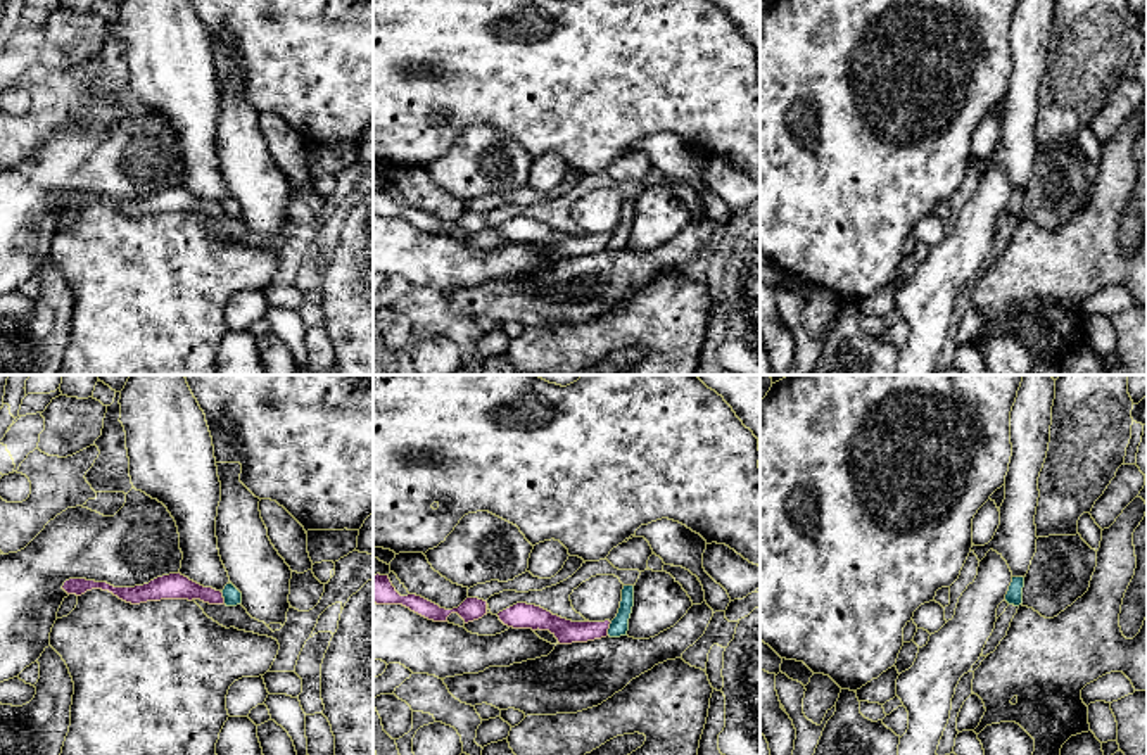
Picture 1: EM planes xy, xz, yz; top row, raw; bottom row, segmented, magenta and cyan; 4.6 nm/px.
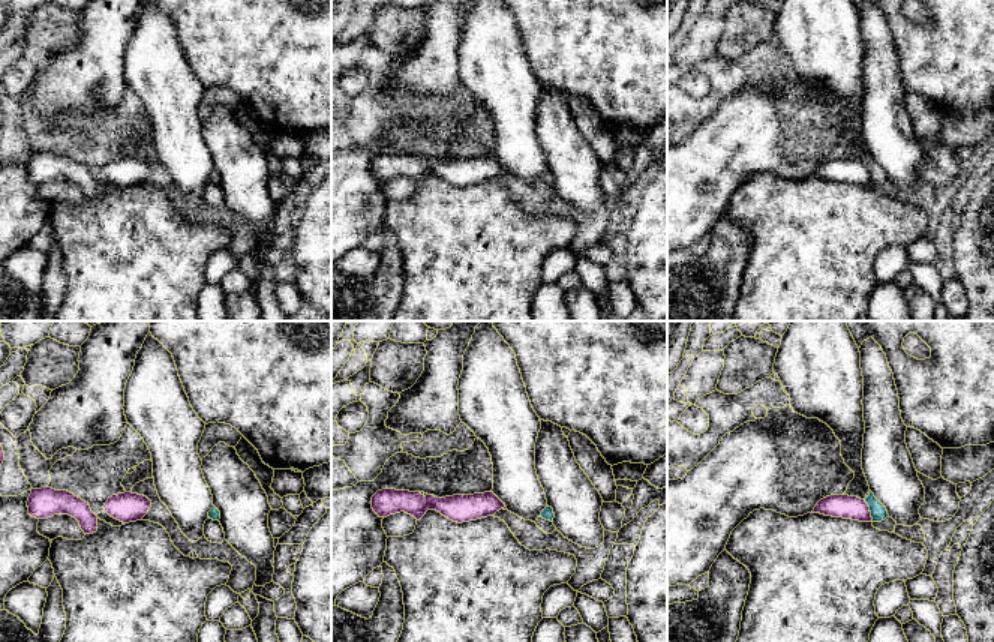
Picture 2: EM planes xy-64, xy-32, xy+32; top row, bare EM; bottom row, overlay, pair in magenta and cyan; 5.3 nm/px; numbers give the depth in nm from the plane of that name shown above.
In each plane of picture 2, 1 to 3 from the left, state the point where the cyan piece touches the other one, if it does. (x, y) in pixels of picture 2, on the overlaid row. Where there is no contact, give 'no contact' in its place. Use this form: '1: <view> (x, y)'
1: no contact
2: no contact
3: xy+32 (868, 510)

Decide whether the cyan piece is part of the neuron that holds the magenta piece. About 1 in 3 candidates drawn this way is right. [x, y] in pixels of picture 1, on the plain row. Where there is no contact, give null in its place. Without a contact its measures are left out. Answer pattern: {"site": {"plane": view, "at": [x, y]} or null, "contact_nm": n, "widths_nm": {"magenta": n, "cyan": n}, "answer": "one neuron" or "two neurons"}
{"site": {"plane": "xy", "at": [223, 211]}, "contact_nm": 70, "widths_nm": {"magenta": 130, "cyan": 80}, "answer": "two neurons"}

